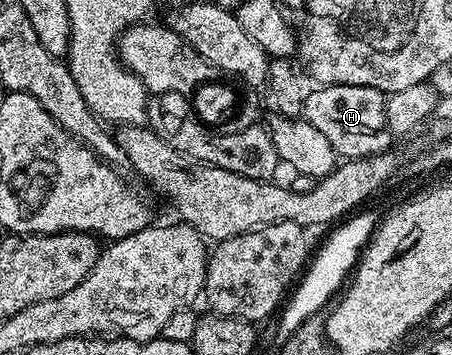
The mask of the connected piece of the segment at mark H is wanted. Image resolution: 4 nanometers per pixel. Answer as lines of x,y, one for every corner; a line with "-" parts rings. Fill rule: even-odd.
322,85
314,90
318,91
311,90
307,94
302,115
328,137
339,157
363,159
391,150
392,136
384,117
386,95
383,92
364,85

